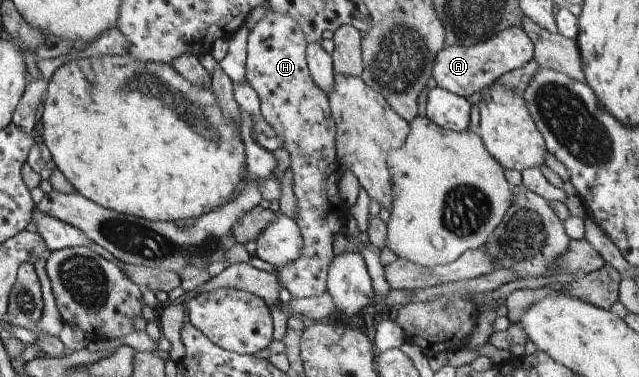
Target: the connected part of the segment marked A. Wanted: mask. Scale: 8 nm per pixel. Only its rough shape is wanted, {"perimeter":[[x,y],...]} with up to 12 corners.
{"perimeter":[[521,26],[442,48],[438,88],[467,98],[533,58]]}

